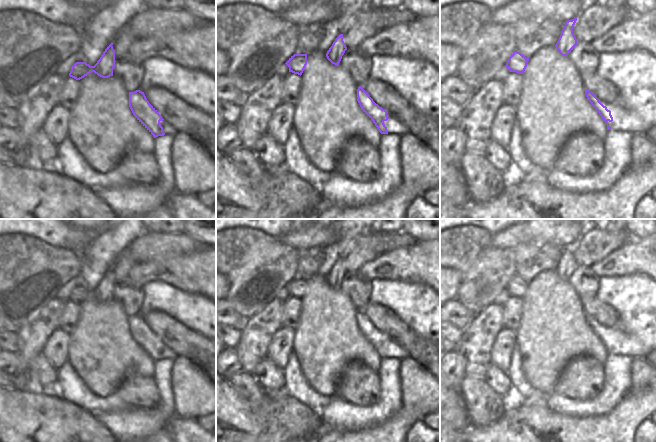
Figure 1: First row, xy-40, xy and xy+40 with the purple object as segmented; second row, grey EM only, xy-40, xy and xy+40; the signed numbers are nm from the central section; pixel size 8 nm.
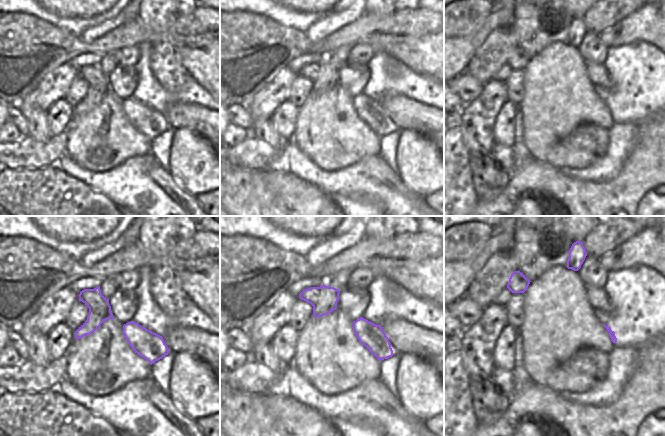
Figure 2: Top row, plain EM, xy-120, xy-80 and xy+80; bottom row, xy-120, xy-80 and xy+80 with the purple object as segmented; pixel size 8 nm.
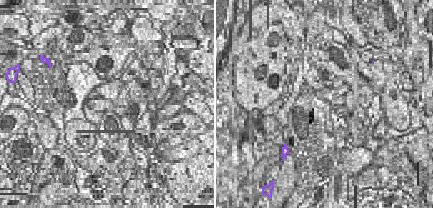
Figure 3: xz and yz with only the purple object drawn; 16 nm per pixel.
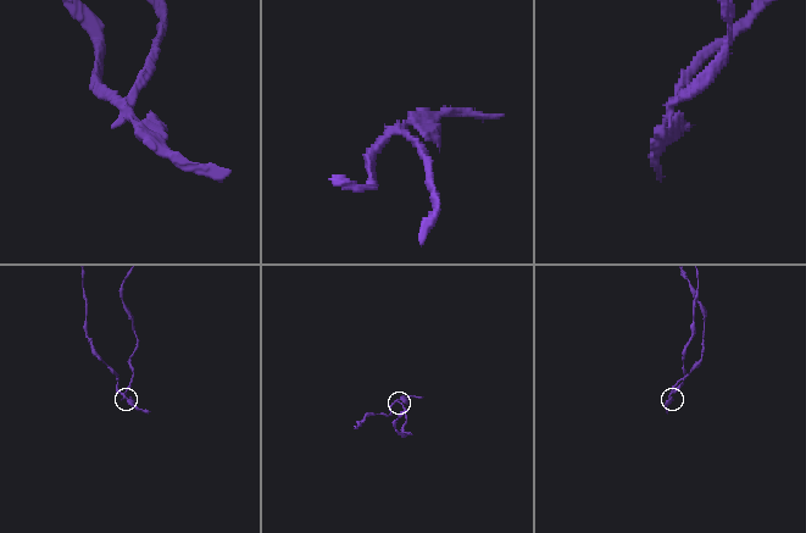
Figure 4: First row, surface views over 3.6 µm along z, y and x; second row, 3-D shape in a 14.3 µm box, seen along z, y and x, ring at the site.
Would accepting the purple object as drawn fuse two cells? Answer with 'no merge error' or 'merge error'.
merge error

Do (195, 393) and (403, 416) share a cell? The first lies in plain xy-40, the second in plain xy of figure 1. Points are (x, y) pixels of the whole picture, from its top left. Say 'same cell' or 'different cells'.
different cells

